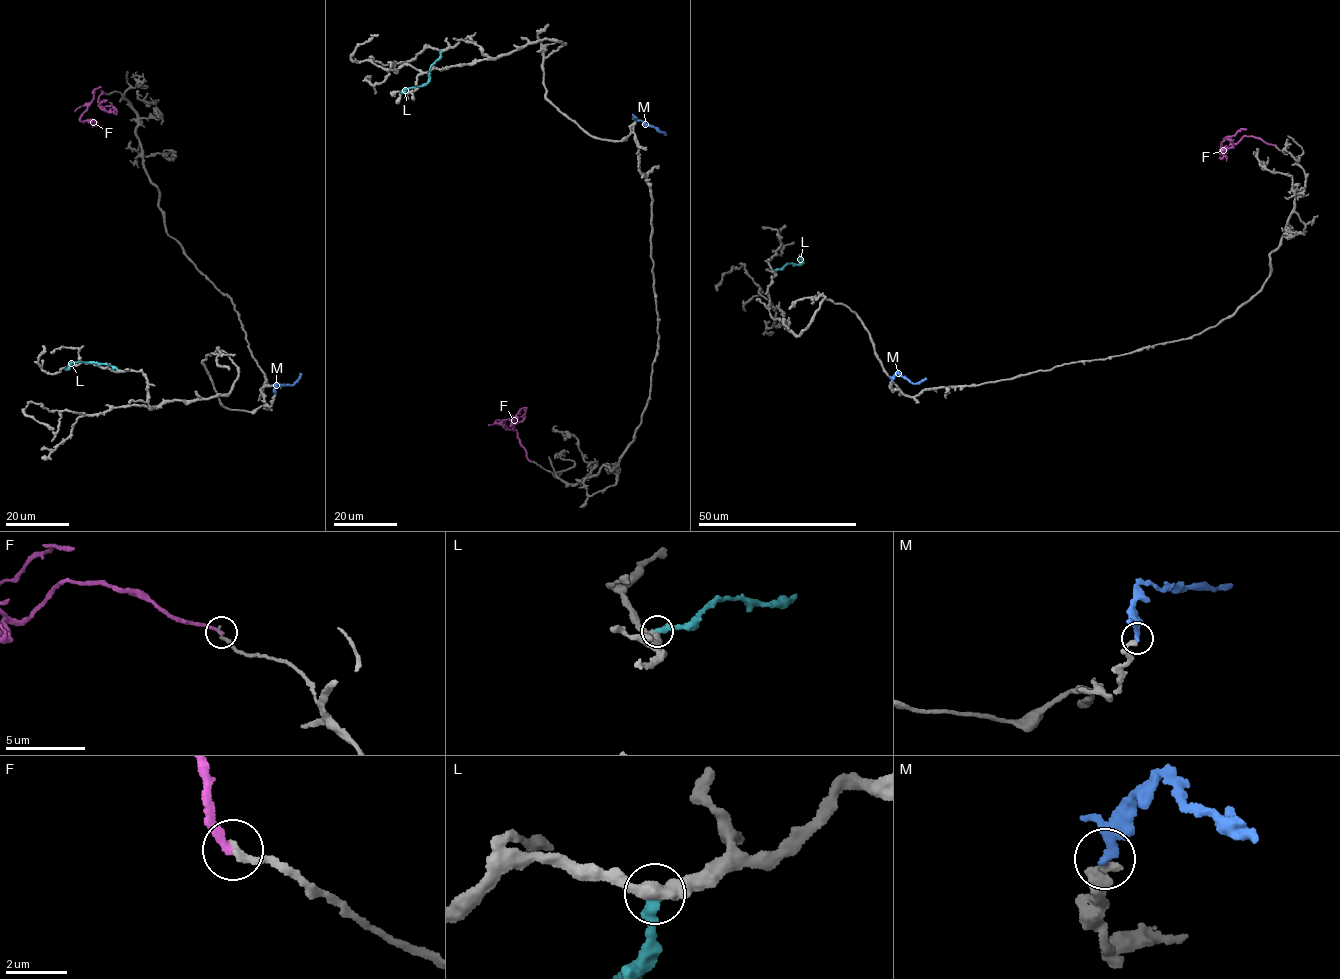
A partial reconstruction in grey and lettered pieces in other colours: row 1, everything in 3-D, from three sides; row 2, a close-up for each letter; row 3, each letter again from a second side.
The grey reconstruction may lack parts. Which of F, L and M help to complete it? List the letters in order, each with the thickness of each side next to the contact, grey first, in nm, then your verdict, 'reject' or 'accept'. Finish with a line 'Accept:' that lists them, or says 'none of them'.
F: calibres 240 and 260 nm; reject
L: calibres 480 and 340 nm; reject
M: calibres 300 and 320 nm; accept
Accept: M

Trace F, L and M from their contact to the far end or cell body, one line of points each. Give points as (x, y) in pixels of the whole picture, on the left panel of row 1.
F: (103, 93), (101, 87), (95, 88), (80, 119), (94, 120), (96, 125), (93, 125)
L: (118, 370), (92, 362), (74, 362), (64, 369)
M: (275, 395), (277, 384), (292, 385), (301, 373)

